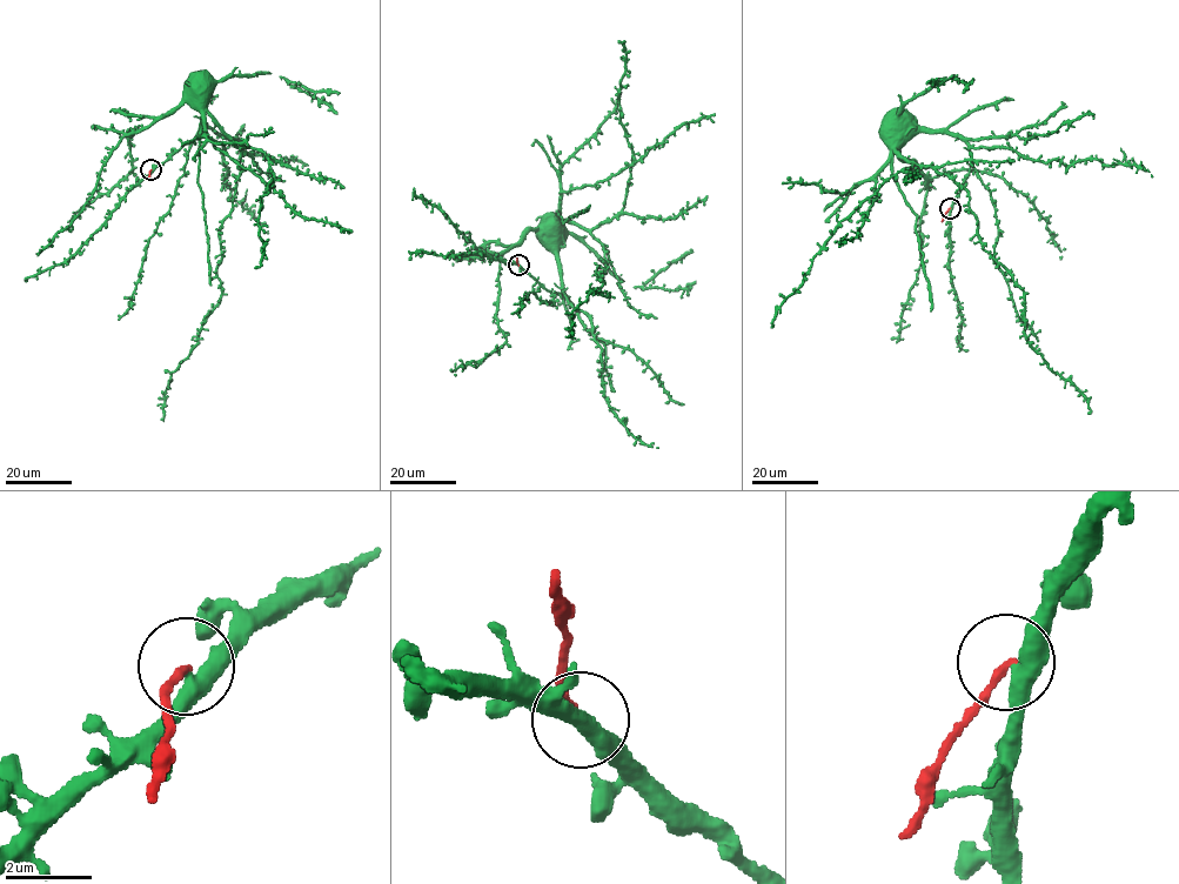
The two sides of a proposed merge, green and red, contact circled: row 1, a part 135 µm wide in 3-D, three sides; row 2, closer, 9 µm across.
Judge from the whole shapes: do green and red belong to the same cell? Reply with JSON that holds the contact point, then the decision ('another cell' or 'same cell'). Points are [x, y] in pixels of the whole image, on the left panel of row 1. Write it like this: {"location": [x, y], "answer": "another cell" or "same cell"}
{"location": [151, 169], "answer": "another cell"}

